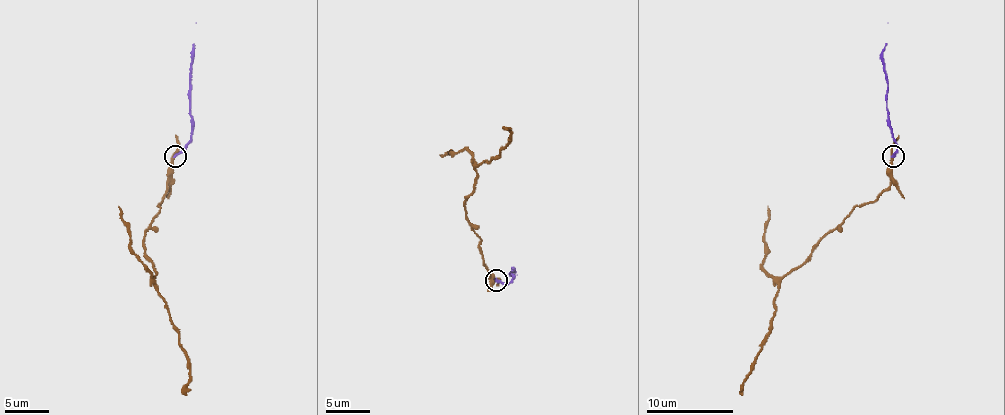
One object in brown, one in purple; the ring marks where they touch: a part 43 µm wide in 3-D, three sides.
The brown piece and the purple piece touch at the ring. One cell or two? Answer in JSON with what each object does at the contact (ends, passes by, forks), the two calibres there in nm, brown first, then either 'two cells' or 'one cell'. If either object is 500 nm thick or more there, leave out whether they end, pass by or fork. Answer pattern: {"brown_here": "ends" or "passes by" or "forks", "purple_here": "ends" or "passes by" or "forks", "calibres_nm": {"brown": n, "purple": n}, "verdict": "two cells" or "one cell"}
{"brown_here": "passes by", "purple_here": "ends", "calibres_nm": {"brown": 240, "purple": 240}, "verdict": "two cells"}

